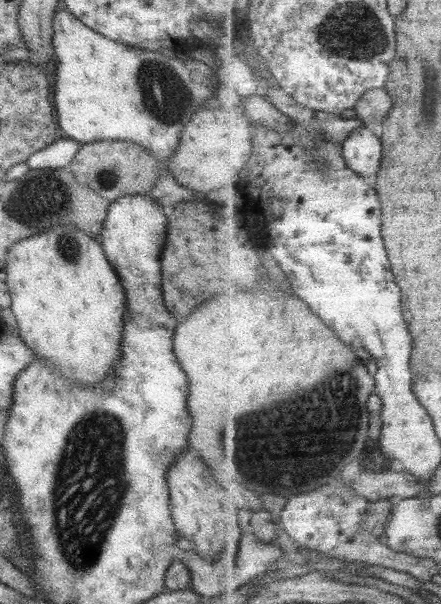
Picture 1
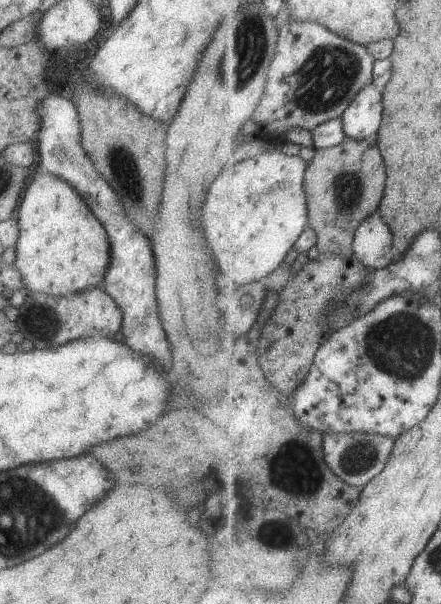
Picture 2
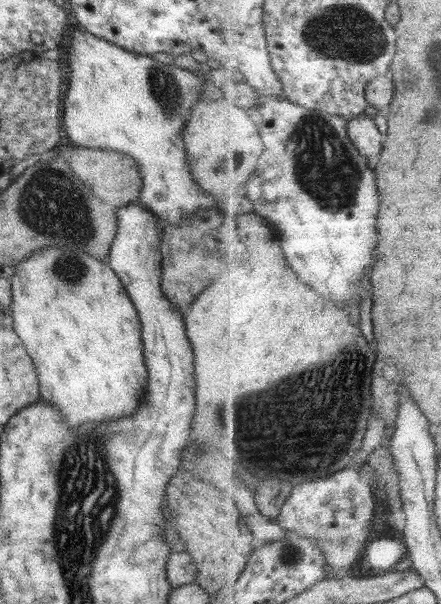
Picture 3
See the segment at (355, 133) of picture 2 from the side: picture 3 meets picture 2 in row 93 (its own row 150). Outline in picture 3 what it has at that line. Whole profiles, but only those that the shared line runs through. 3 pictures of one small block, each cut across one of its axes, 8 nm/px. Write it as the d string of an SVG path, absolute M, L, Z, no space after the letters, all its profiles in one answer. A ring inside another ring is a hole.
M361 114L359 117L349 121L348 133L359 151L367 157L367 160L383 150L381 148L383 146L383 134L379 132L373 117L370 118Z

